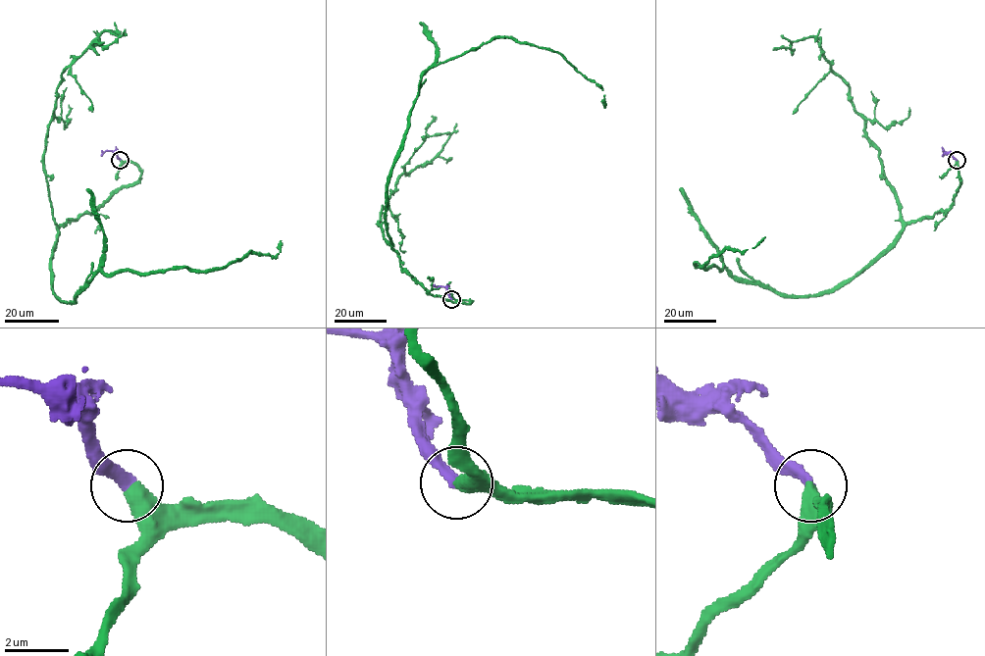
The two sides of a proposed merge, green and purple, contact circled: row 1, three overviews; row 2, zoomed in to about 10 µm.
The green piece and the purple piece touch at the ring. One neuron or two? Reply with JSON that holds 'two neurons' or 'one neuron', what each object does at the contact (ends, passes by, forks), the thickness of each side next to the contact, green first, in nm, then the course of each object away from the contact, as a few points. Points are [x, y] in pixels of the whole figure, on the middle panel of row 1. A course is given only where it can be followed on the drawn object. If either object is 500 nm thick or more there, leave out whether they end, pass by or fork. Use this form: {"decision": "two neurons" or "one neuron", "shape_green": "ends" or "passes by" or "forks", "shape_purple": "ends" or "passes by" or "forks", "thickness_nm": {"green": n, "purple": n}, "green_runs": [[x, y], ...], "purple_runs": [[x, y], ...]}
{"decision": "one neuron", "thickness_nm": {"green": 550, "purple": 360}, "green_runs": [[452, 298], [433, 296], [388, 232], [421, 77], [512, 37], [558, 53], [604, 108]], "purple_runs": [[451, 298], [444, 286], [433, 284]]}

